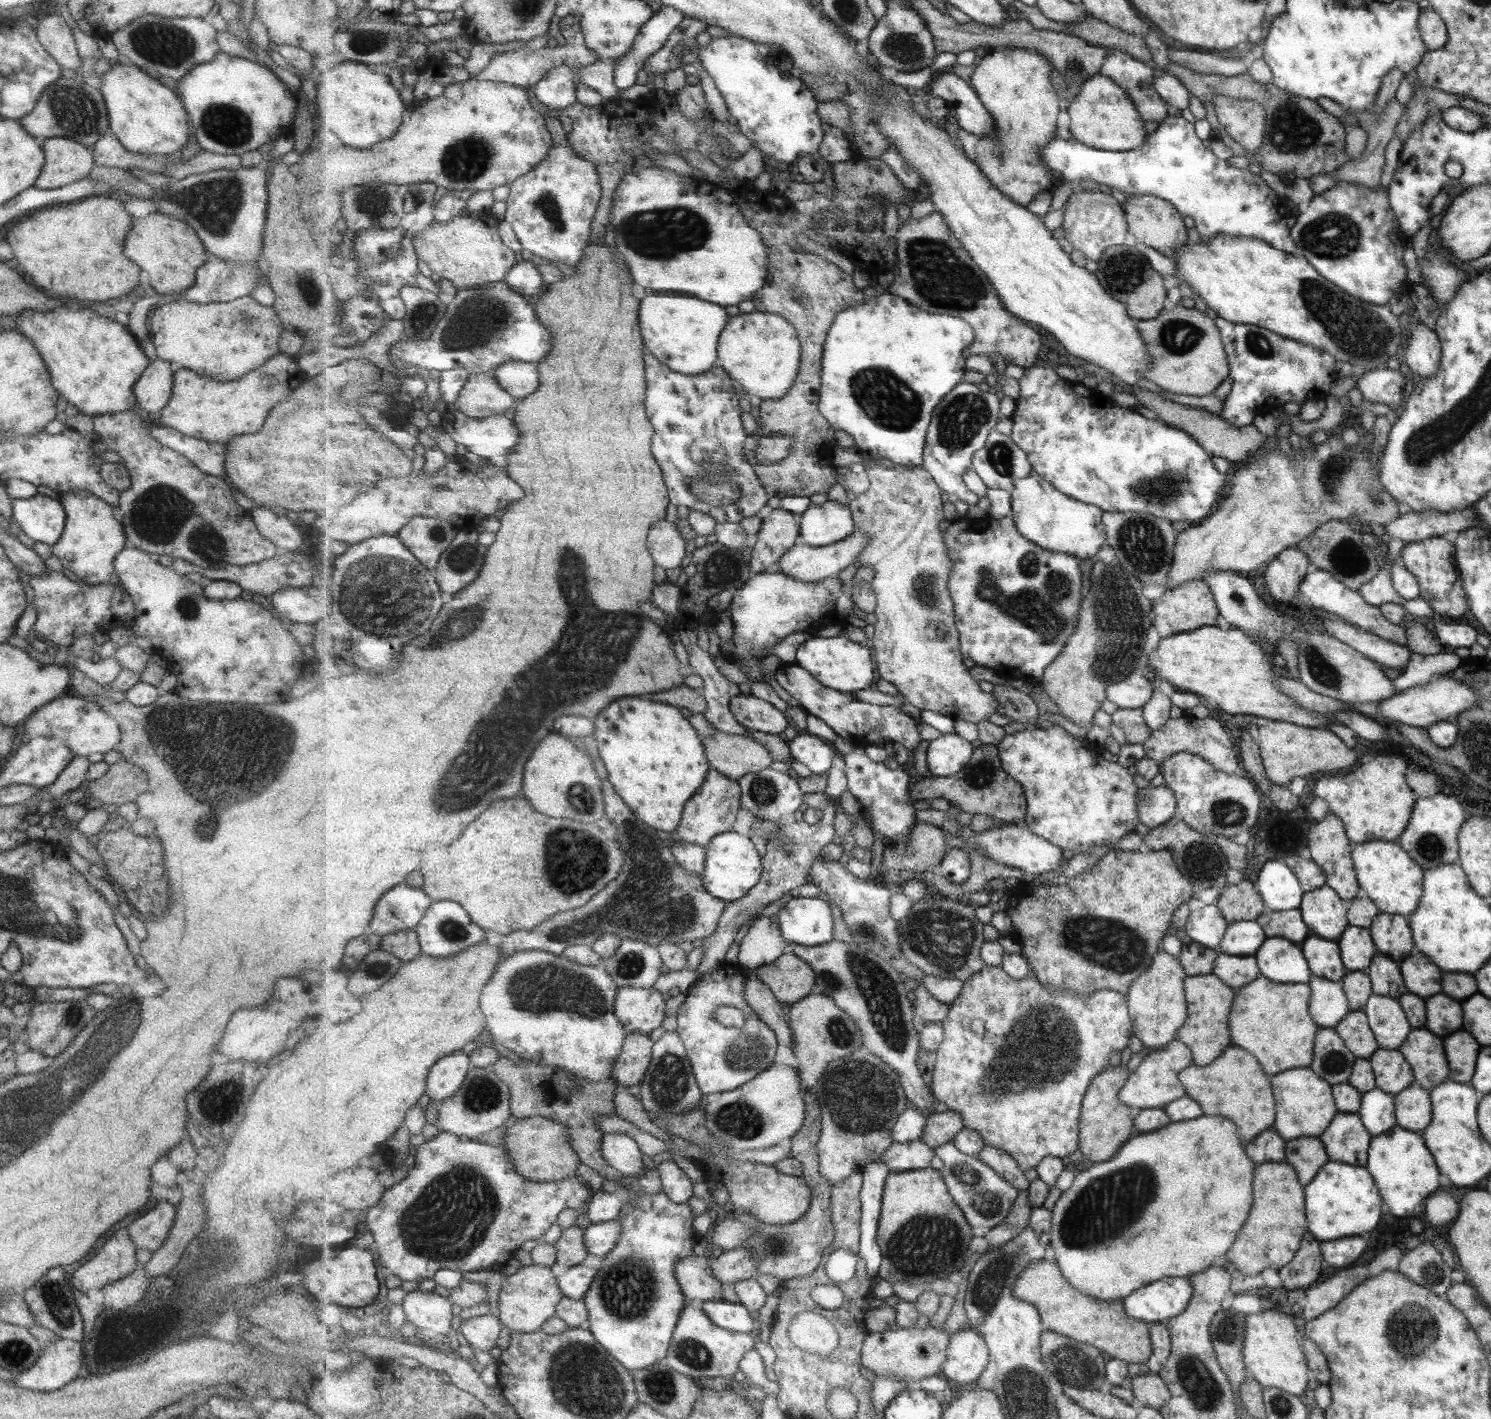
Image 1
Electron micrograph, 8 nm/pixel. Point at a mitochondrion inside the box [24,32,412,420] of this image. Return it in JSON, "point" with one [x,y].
{"point":[214,205]}

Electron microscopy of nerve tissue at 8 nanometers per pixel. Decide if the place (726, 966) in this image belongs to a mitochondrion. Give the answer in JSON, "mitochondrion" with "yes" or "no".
{"mitochondrion":"no"}

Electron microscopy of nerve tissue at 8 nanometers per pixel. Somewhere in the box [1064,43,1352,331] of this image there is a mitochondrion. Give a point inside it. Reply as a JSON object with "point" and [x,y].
{"point":[1293,132]}

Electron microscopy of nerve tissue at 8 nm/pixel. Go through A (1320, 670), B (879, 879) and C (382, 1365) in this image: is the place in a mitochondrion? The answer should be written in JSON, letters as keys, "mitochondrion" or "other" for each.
{"A":"mitochondrion","B":"other","C":"other"}

